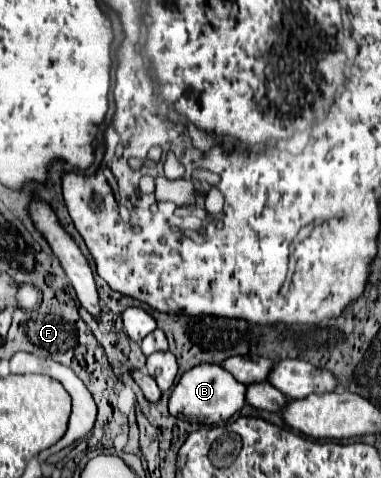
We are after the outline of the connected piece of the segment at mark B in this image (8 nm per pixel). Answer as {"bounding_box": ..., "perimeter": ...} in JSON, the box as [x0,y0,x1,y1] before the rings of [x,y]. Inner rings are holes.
{"bounding_box":[168,363,246,425],"perimeter":[[[202,363],[192,367],[180,377],[180,381],[176,383],[170,395],[168,407],[170,413],[178,419],[202,423],[202,425],[214,425],[220,421],[228,421],[236,411],[244,407],[244,393],[246,393],[246,385],[238,383],[228,371],[224,371],[218,365]]]}

